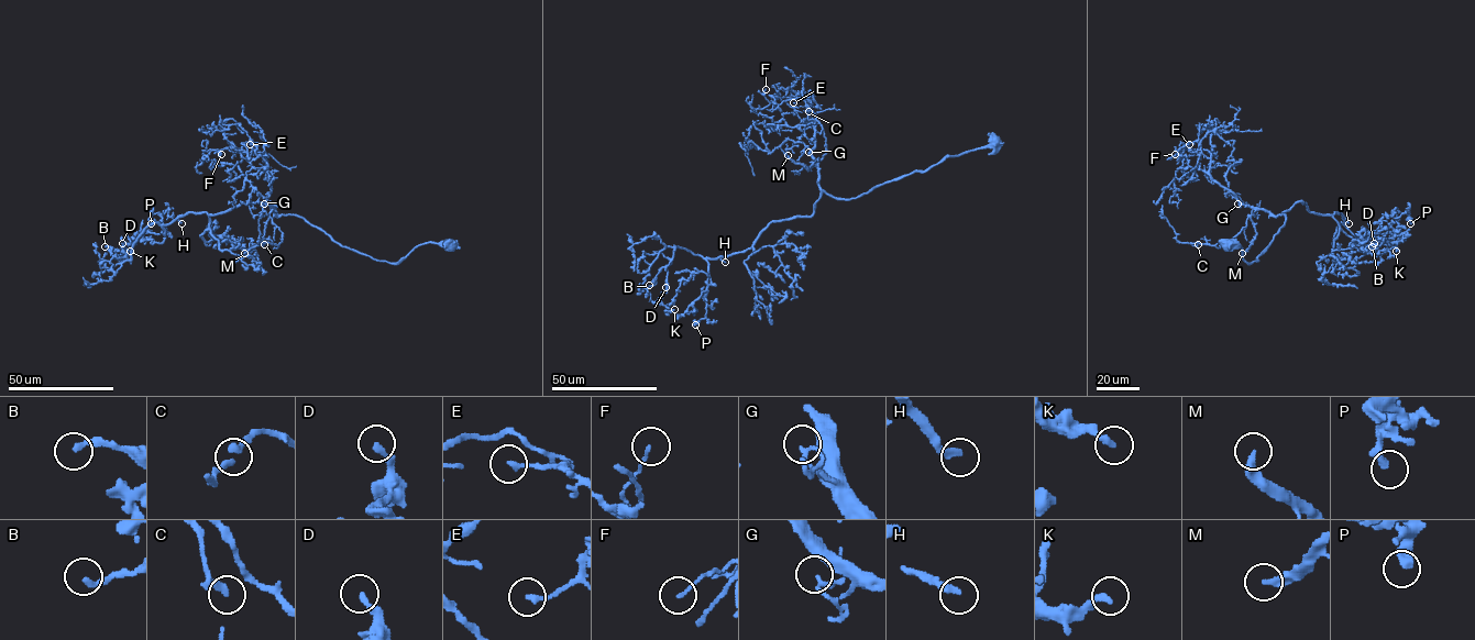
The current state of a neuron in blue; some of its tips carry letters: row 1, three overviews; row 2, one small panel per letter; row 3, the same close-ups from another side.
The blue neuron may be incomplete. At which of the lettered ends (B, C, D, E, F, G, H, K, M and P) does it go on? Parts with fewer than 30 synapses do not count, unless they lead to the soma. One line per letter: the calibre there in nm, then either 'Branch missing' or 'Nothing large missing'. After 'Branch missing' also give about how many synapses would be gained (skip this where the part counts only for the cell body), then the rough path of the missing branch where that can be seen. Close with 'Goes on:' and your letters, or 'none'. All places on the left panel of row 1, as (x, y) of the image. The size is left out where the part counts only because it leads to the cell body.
B: Thickness 240 nm. Nothing large missing
C: Thickness 260 nm. Nothing large missing
D: Thickness 240 nm. Nothing large missing
E: Thickness 200 nm. Nothing large missing
F: Thickness 110 nm. Nothing large missing
G: Thickness 140 nm. Nothing large missing
H: Thickness 280 nm. Branch missing. Roughly 200 synapses. Course of what is missing: (182, 223), (189, 229), (187, 220), (190, 214), (183, 213), (183, 207), (173, 199)
K: Thickness 260 nm. Nothing large missing
M: Thickness 320 nm. Branch missing. Roughly 200 synapses. Course of what is missing: (244, 253), (238, 254), (238, 243), (226, 222), (233, 200), (230, 183), (205, 173), (218, 183)
P: Thickness 360 nm. Nothing large missing
Goes on: H, M

